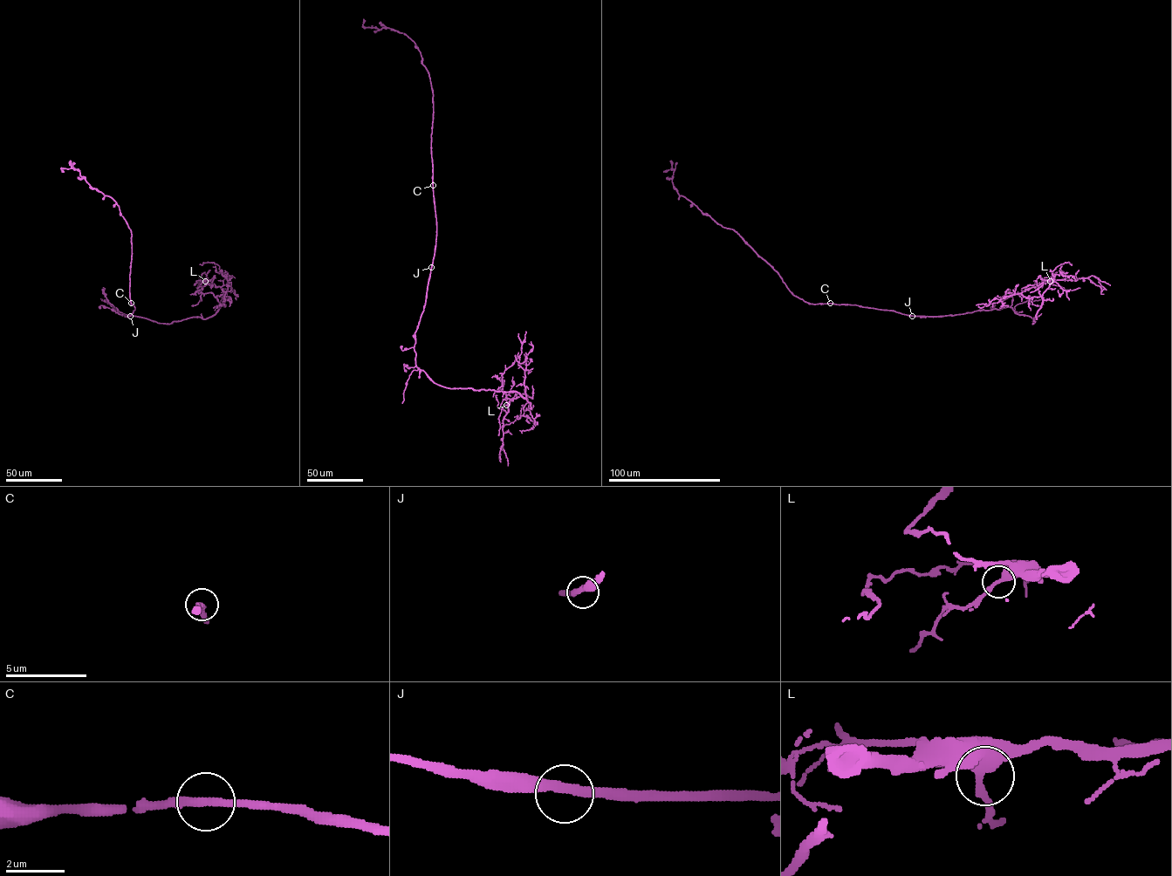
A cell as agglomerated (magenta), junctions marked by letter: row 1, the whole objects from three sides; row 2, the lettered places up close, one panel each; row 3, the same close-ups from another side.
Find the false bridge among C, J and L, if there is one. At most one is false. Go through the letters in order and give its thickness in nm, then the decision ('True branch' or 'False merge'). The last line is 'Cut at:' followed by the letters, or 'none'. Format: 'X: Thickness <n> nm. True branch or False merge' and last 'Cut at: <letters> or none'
C: Thickness 240 nm. True branch
J: Thickness 320 nm. True branch
L: Thickness 400 nm. True branch
Cut at: none

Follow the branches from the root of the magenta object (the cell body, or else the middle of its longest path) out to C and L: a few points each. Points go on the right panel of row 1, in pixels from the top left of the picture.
C: (912, 316), (855, 304), (829, 303)
L: (912, 316), (1010, 307), (1031, 317), (1032, 324), (1042, 302), (1038, 288), (1050, 281)

